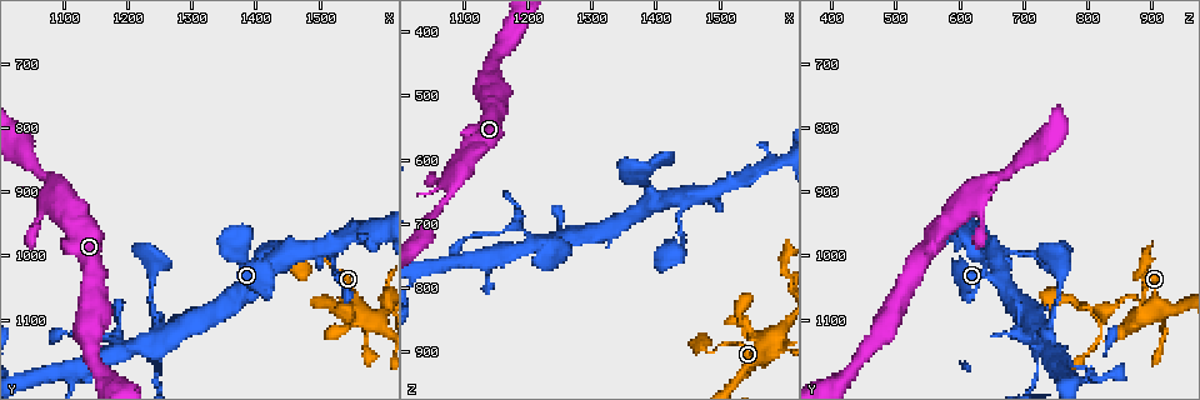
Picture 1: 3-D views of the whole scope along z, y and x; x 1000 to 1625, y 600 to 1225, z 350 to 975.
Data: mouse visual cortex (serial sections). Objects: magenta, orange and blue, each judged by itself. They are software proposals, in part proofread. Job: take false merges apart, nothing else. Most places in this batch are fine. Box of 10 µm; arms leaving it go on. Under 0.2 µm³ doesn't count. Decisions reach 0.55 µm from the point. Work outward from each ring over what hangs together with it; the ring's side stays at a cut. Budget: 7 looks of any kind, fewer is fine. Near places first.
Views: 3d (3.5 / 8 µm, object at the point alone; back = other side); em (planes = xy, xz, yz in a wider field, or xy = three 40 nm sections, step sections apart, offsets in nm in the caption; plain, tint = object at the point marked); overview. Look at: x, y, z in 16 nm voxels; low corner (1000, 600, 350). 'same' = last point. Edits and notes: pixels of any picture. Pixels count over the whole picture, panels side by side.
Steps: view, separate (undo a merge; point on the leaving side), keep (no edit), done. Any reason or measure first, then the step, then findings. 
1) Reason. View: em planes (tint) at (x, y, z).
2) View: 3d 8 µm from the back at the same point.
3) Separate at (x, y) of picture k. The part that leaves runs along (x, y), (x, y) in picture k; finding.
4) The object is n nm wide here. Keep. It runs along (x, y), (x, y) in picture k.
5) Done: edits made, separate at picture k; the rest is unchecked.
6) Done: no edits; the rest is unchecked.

Thick turns thin. View: 3d 3.5 µm at (1370, 1060, 680).

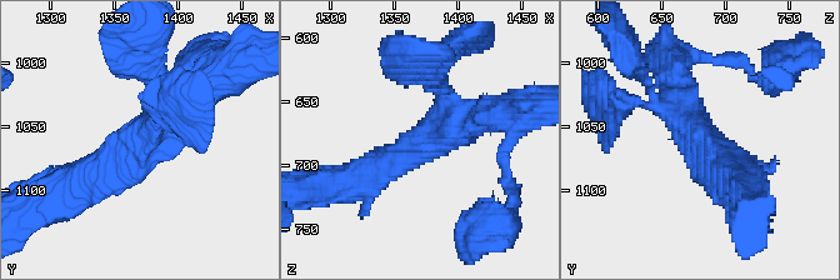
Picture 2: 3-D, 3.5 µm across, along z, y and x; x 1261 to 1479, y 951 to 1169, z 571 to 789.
The arms are 200, 450 nm wide. View: em xy step 1 (plain) at (1372, 1060, 684).

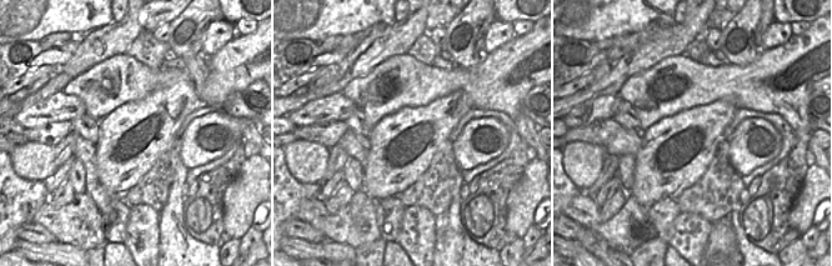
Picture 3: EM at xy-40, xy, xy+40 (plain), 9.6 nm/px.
With the object marked. View: em xy step 1 (tint) at the same point.

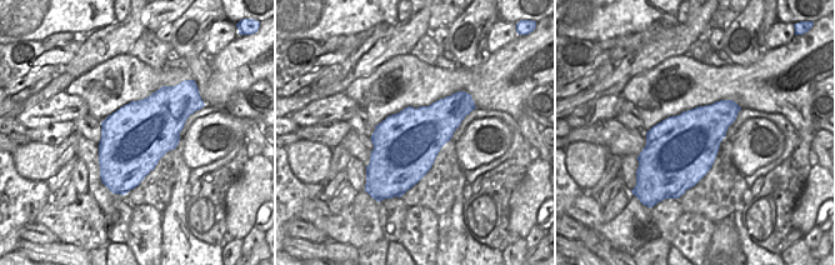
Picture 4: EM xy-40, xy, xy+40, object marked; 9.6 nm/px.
Keep. It runs along (439, 80), (435, 131), (355, 180) in picture 2; continuous, no second cell.

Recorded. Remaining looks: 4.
Abrupt turn. View: 3d 3.5 µm at (1575, 1095, 895).

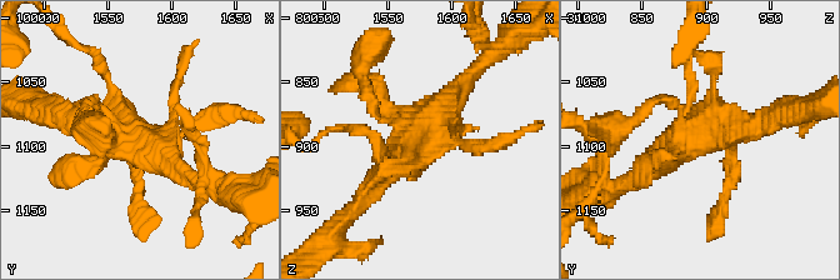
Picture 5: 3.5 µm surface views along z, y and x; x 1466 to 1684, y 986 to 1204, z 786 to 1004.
View: em xy step 5 (tint) at (1572, 1094, 890).

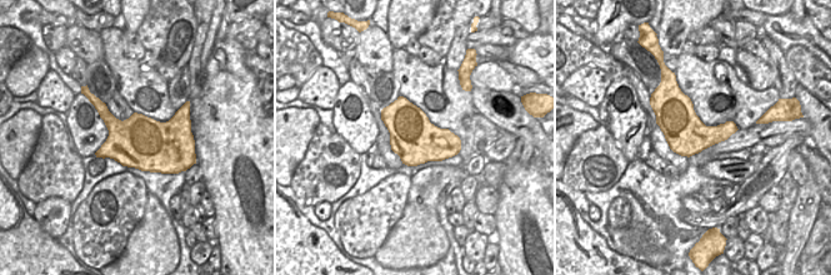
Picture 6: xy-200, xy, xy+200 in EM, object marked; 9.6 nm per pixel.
Keep. It runs along (100, 69), (124, 126), (185, 176) in picture 5; all the same cell.

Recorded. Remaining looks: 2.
Thick turns thin. View: em xy step 3 (tint) at (1080, 895, 635).

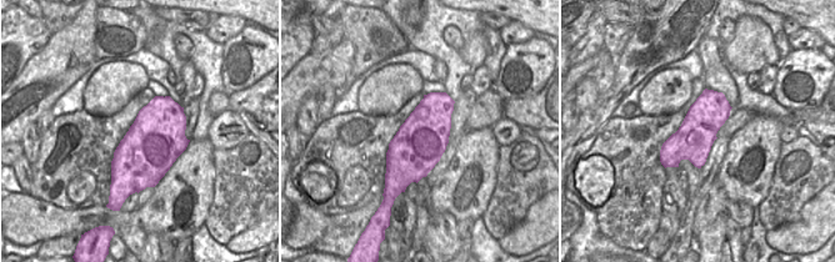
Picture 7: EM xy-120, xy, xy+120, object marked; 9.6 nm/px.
View: 3d 3.5 µm at the same point.

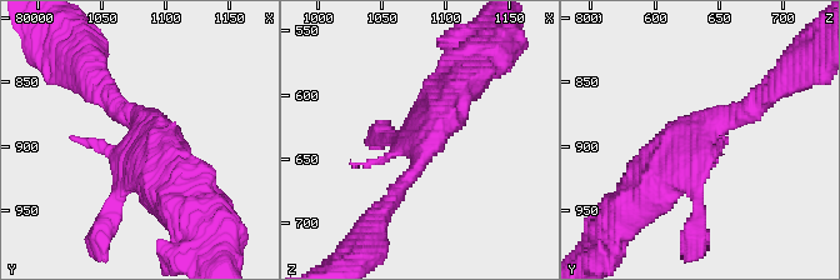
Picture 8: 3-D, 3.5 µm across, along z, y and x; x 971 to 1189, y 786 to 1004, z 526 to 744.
Keep. It runs along (646, 183), (761, 94) in picture 8; all the same cell.

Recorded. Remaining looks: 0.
Done: no edits; the rest is unchecked.

